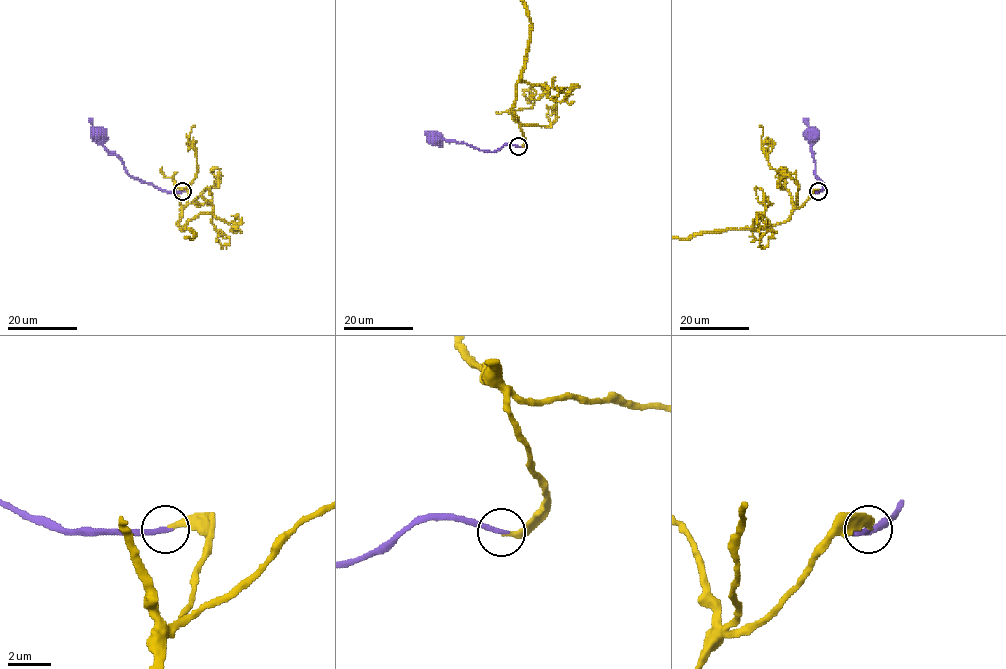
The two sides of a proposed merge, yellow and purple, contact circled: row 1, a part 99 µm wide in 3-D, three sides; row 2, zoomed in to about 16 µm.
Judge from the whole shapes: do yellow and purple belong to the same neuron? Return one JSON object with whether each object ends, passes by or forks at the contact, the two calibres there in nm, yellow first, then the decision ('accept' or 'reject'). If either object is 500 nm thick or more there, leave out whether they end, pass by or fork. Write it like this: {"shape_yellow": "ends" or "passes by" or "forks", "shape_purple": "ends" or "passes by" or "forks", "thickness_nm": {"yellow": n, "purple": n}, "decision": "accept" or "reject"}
{"shape_yellow": "ends", "shape_purple": "ends", "thickness_nm": {"yellow": 240, "purple": 240}, "decision": "accept"}

